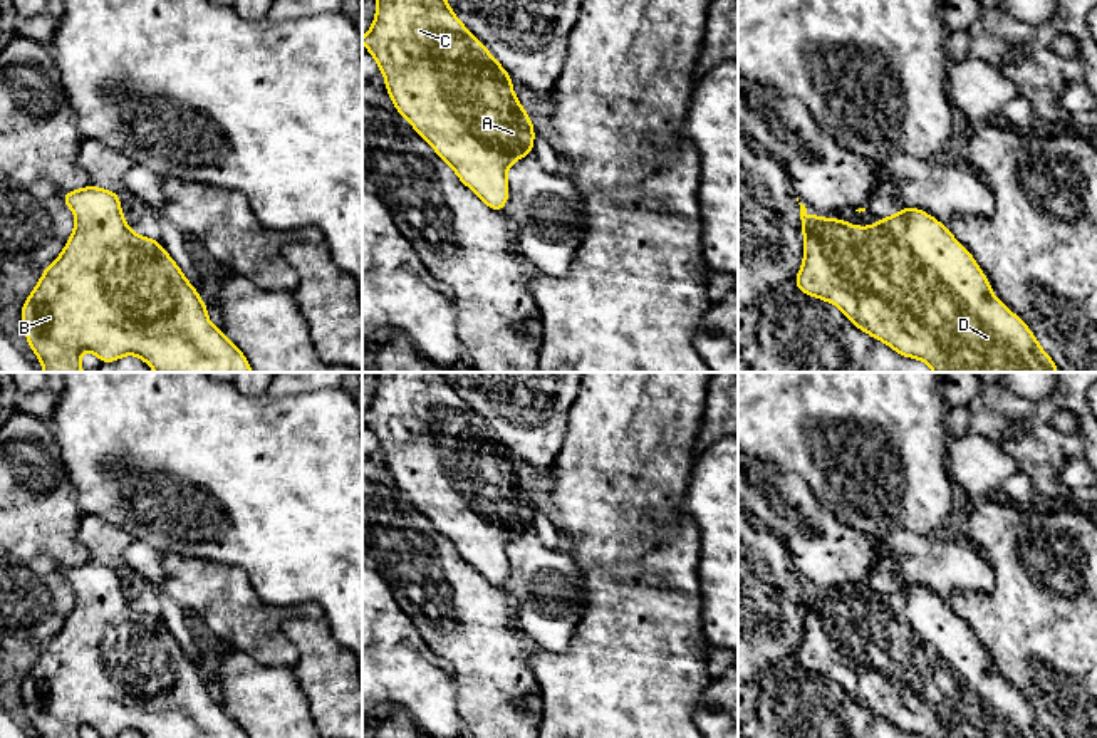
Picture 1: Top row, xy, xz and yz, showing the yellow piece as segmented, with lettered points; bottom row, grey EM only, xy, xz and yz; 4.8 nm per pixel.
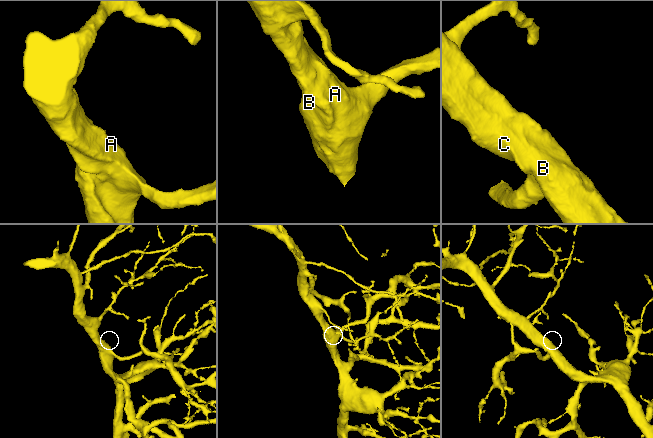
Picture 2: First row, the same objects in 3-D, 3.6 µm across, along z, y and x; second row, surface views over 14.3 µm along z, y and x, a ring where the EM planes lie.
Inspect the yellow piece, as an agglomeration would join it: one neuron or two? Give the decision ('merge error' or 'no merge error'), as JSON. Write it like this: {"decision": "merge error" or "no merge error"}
{"decision": "no merge error"}

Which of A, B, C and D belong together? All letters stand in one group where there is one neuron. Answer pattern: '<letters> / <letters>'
A B C D

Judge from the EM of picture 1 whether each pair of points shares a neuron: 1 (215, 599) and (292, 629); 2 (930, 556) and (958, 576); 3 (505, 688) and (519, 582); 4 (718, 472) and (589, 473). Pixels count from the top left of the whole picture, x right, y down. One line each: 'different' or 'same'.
1: different
2: same
3: different
4: different

